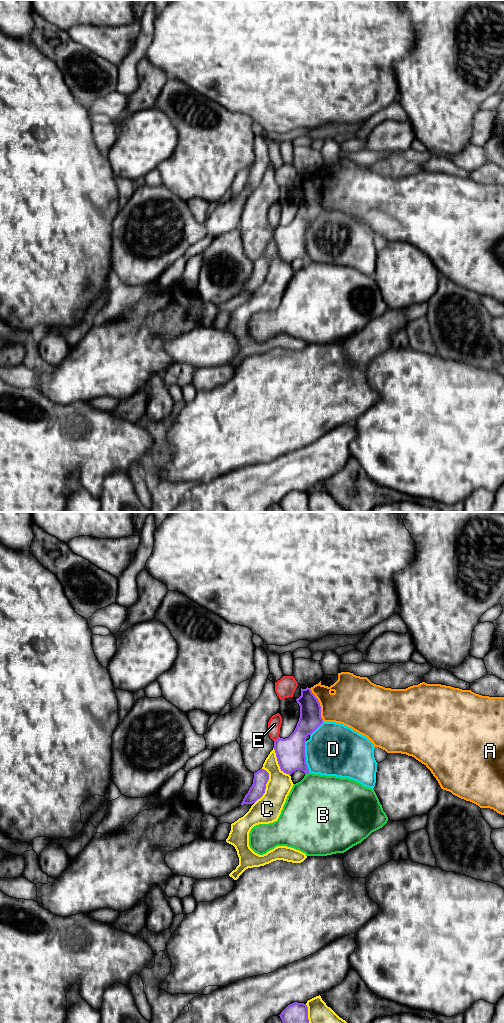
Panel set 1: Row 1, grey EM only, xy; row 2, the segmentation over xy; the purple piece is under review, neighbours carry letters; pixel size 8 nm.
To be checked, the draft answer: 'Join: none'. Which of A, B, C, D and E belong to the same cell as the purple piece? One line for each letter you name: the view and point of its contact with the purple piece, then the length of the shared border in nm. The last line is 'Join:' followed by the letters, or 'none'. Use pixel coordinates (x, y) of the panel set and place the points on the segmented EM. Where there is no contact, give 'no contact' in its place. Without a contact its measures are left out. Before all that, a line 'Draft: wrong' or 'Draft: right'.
Draft: right
Join: none

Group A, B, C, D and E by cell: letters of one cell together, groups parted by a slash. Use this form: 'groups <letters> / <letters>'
groups A / B / C / D / E

